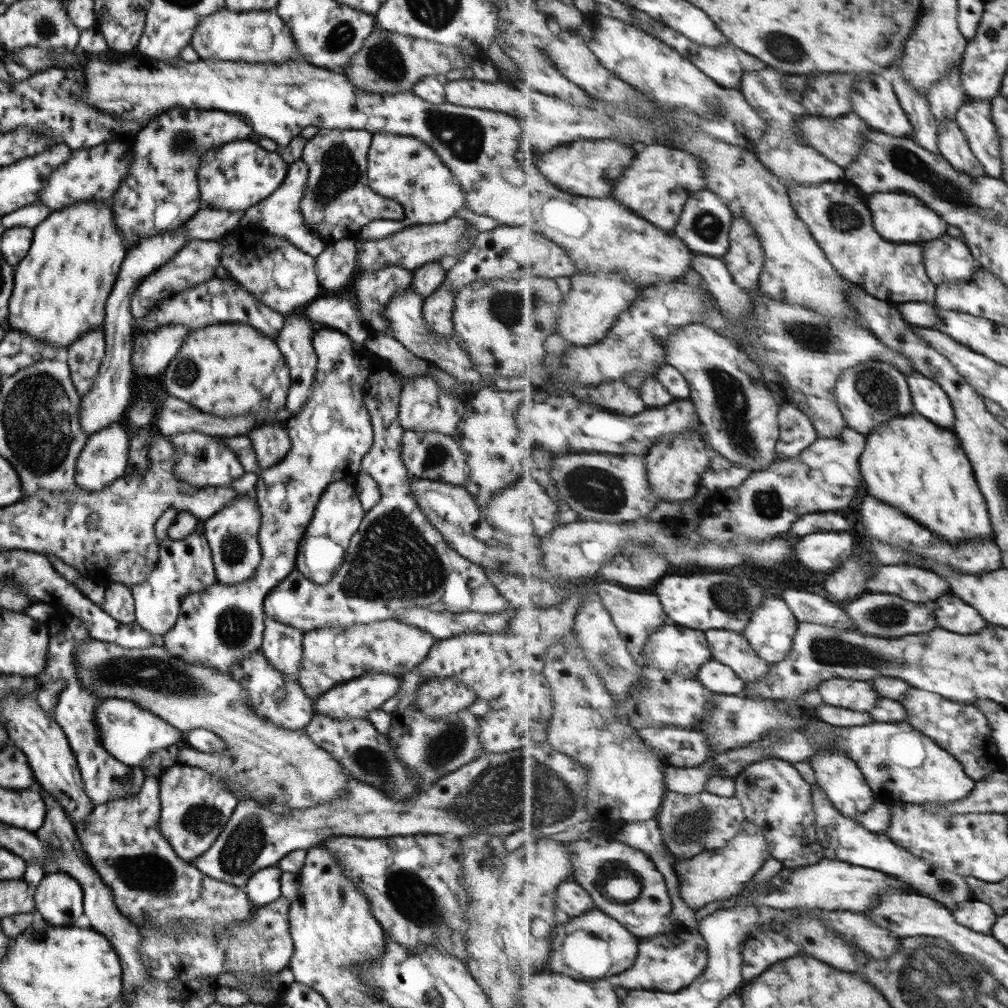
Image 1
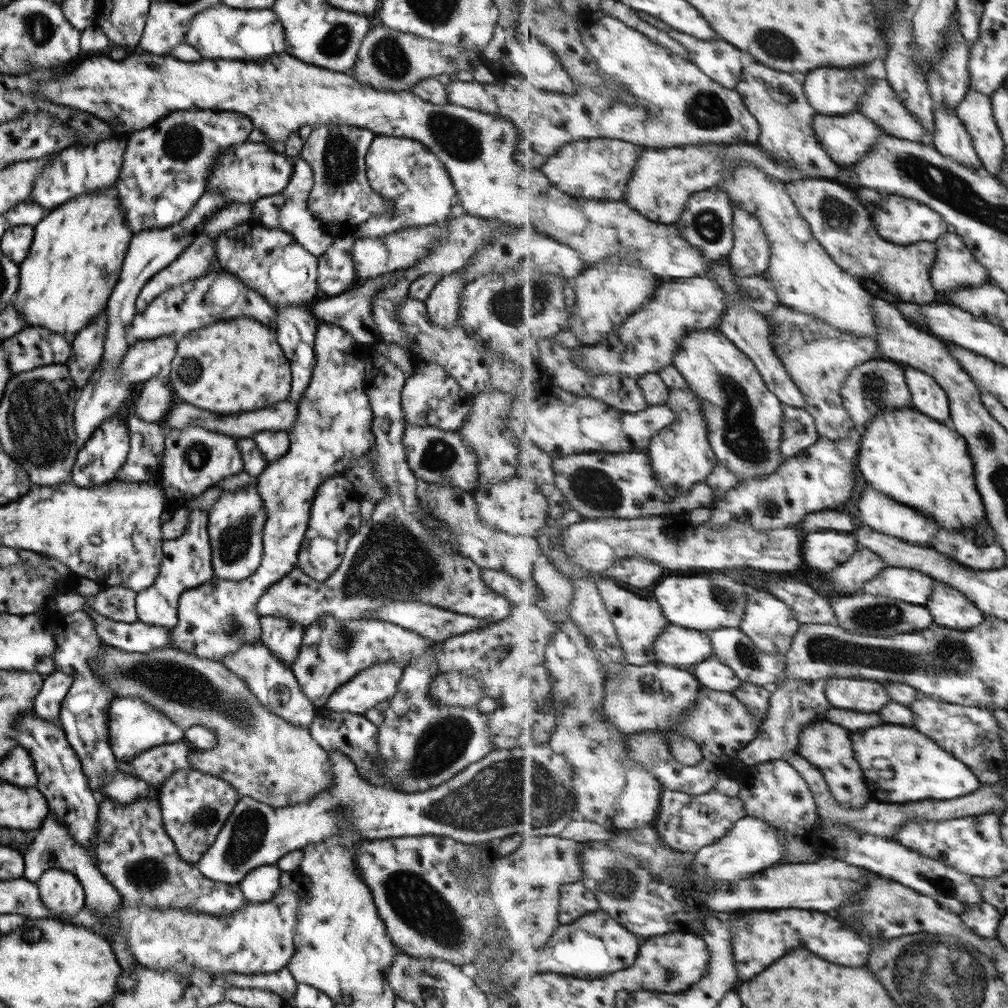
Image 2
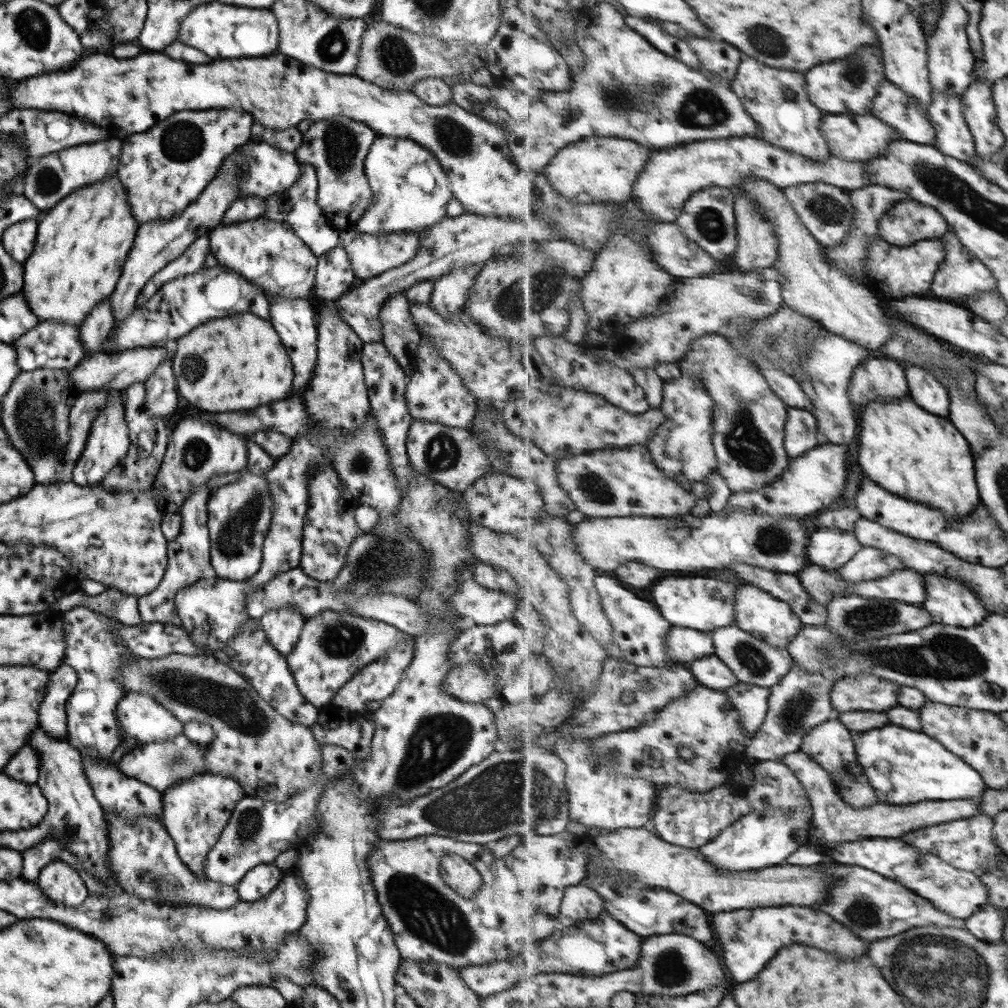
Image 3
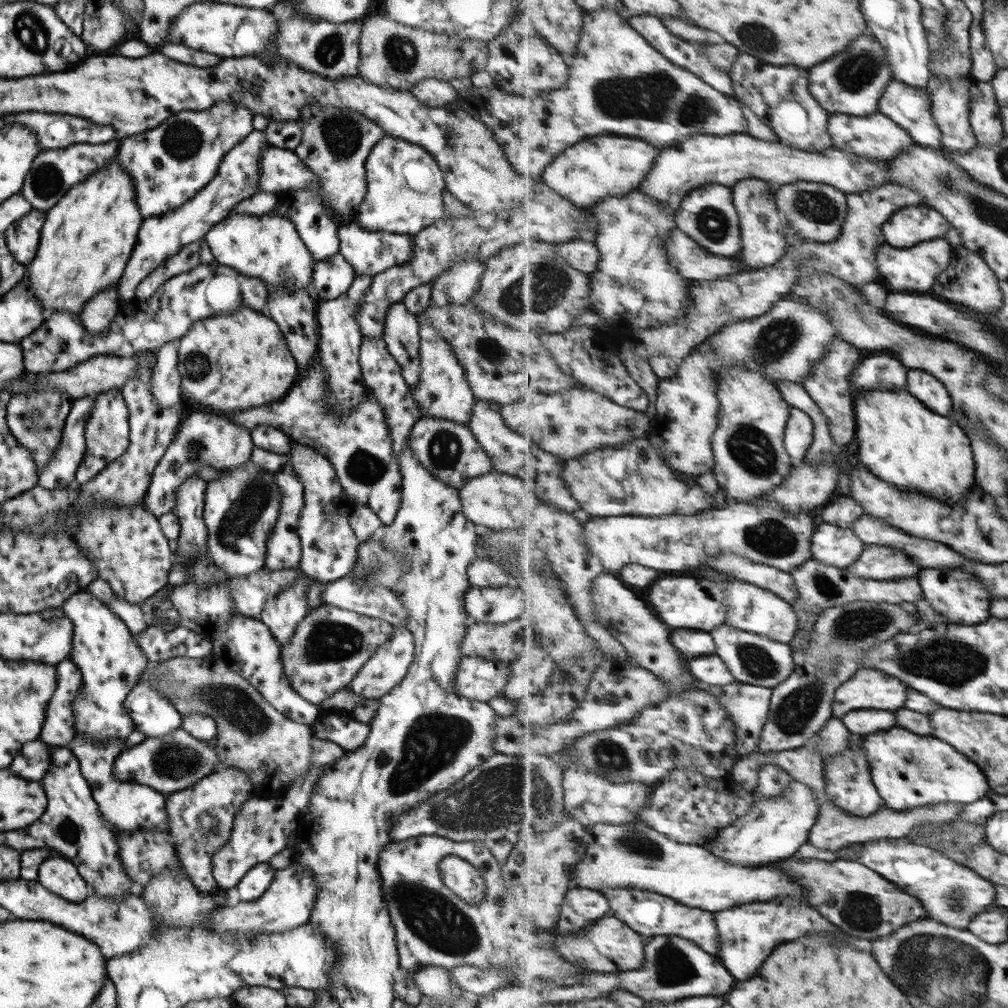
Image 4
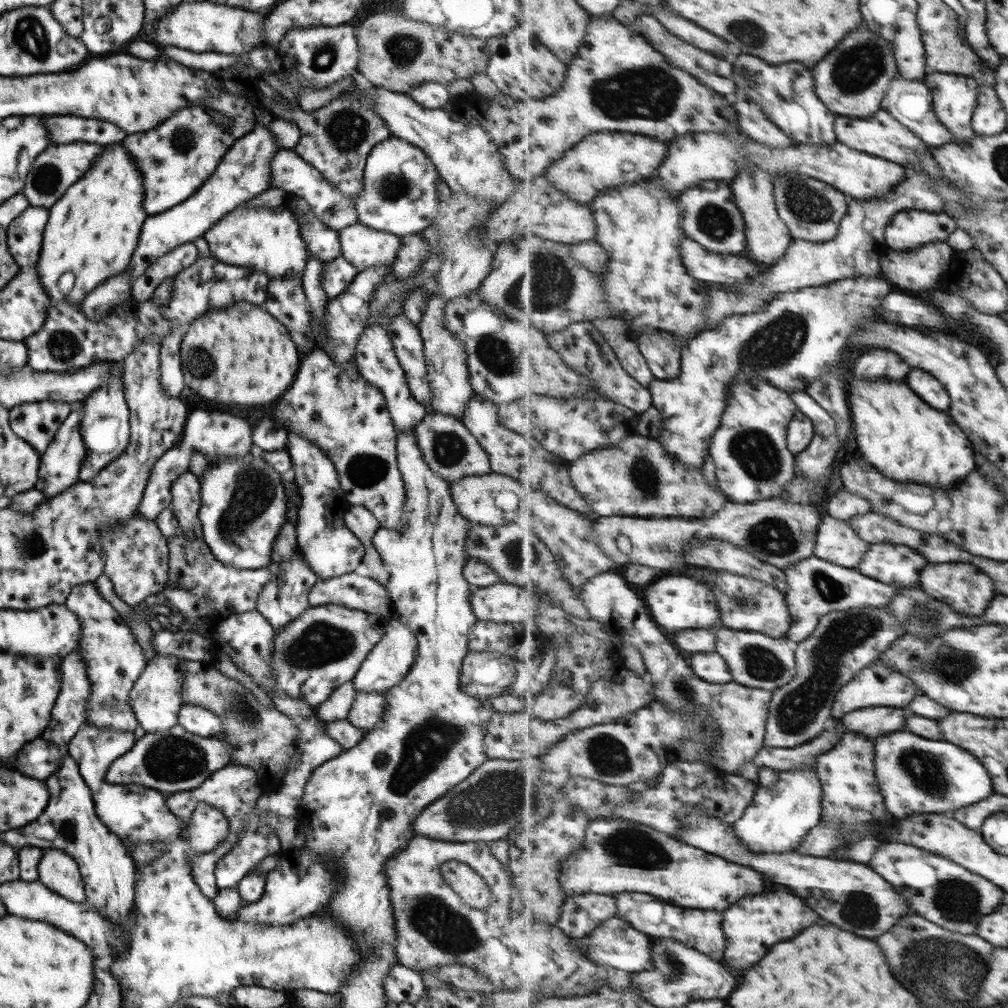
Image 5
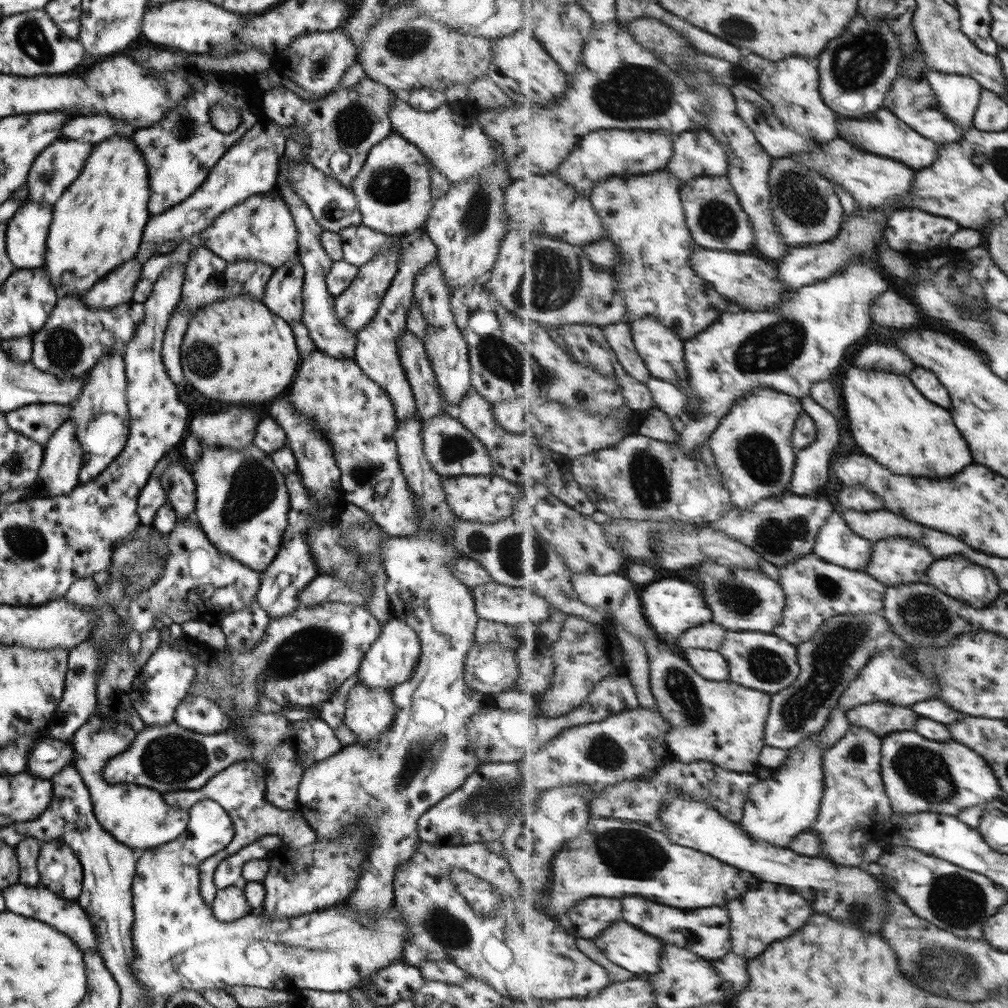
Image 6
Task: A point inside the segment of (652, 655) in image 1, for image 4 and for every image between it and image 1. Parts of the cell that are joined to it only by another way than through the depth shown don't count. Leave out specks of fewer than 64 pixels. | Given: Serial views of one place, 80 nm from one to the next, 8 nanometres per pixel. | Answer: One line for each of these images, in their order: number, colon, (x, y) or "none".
2: (678, 646)
3: (684, 644)
4: (692, 643)

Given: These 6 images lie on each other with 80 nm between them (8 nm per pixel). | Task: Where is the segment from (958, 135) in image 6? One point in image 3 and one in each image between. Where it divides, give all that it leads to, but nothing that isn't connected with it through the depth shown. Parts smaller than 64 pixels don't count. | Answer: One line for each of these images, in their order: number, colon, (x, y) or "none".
3: (893, 105)
4: (910, 107)
5: (910, 101)

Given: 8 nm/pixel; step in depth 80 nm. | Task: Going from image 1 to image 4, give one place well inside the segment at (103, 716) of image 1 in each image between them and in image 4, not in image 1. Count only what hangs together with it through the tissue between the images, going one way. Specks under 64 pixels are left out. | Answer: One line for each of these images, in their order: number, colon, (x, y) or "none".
2: (134, 726)
3: (142, 719)
4: (153, 715)

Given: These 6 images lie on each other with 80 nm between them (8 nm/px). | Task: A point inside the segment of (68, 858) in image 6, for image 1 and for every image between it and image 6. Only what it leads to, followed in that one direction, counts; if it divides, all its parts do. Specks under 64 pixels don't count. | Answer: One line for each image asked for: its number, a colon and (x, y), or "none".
1: (58, 898)
2: (59, 891)
3: (59, 882)
4: (56, 874)
5: (57, 871)

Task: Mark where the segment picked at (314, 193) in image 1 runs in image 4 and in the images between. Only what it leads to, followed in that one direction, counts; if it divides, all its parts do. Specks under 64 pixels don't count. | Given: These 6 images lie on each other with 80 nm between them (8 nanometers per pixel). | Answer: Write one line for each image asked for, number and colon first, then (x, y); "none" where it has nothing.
2: (340, 199)
3: (335, 149)
4: (335, 143)

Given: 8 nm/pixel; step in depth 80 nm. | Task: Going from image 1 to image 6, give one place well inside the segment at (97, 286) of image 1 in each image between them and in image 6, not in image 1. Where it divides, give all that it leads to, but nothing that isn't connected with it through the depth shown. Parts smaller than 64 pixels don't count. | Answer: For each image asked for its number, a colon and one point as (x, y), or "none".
2: (77, 250)
3: (80, 245)
4: (86, 237)
5: (92, 230)
6: (96, 224)

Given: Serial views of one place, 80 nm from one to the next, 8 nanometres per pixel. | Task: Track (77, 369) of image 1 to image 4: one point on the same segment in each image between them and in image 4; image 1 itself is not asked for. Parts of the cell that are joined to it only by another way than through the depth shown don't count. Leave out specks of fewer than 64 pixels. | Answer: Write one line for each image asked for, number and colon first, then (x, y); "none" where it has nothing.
2: (86, 348)
3: (97, 325)
4: (96, 315)

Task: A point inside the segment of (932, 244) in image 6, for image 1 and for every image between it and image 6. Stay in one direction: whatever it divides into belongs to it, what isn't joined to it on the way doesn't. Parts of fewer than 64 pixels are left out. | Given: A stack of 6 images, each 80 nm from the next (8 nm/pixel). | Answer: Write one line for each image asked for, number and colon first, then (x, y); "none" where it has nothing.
1: (900, 218)
2: (904, 221)
3: (908, 222)
4: (909, 226)
5: (913, 229)

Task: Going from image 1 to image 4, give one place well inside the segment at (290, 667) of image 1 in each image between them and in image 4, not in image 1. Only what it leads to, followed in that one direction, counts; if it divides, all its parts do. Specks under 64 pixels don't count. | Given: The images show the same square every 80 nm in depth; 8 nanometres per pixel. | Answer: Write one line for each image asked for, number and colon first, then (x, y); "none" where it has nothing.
2: (282, 638)
3: (282, 626)
4: (281, 614)

